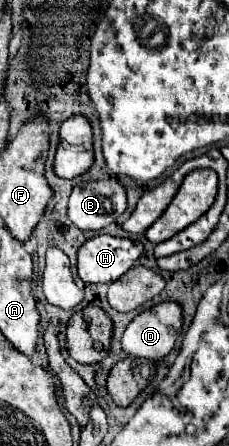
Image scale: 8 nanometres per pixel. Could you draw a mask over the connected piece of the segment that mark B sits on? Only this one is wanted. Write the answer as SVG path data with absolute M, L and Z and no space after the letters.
M116 180L80 182L68 202L68 218L80 230L102 230L126 210L126 192Z

